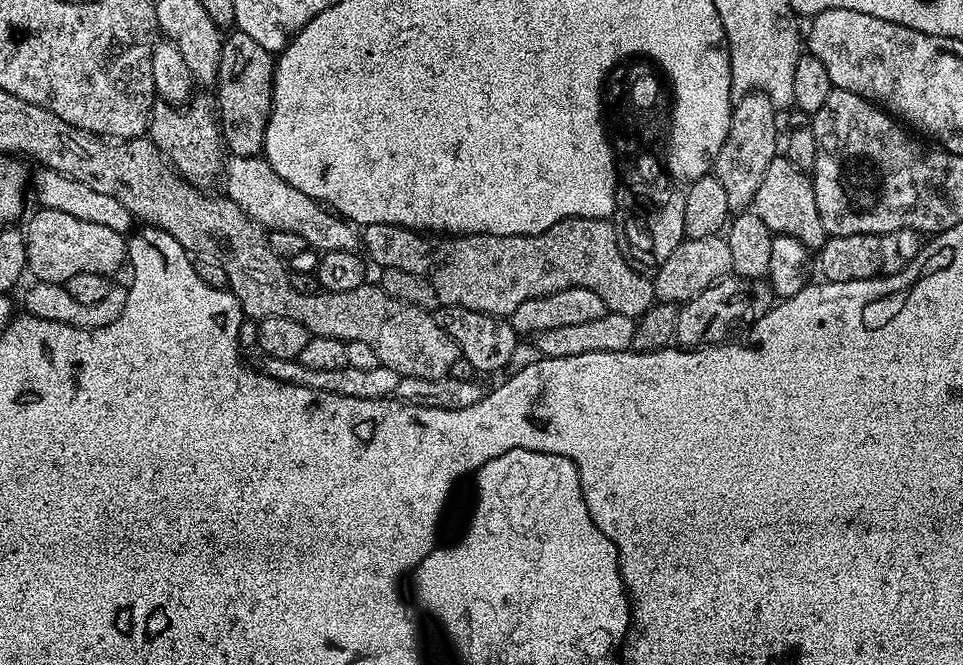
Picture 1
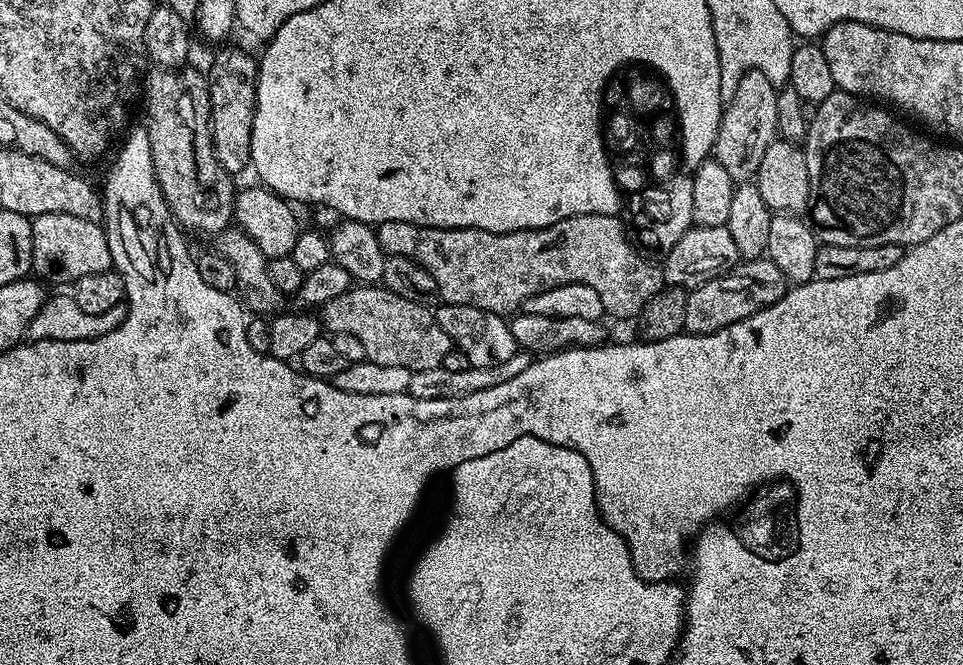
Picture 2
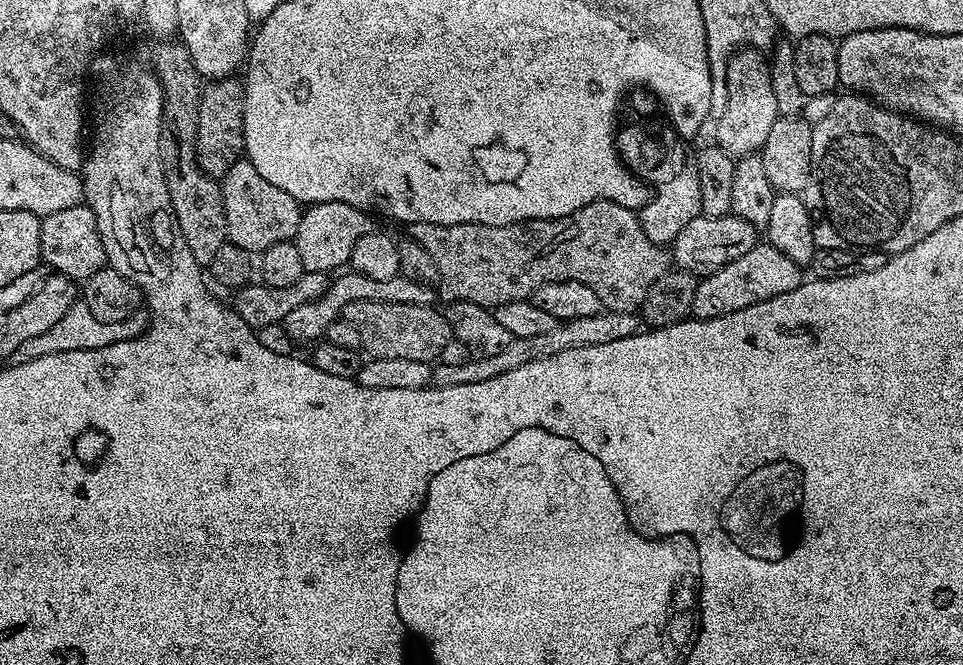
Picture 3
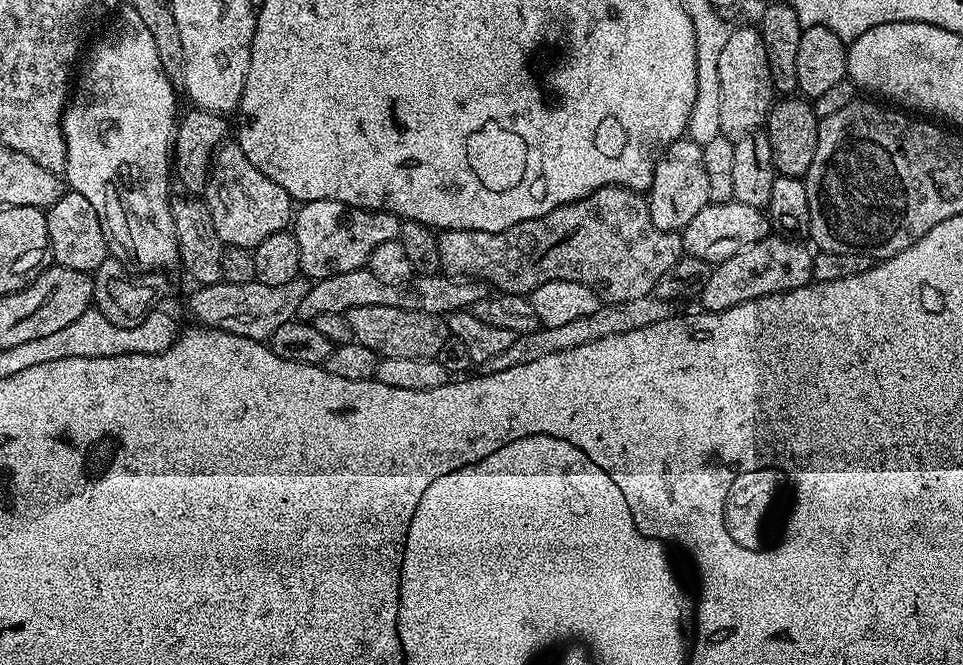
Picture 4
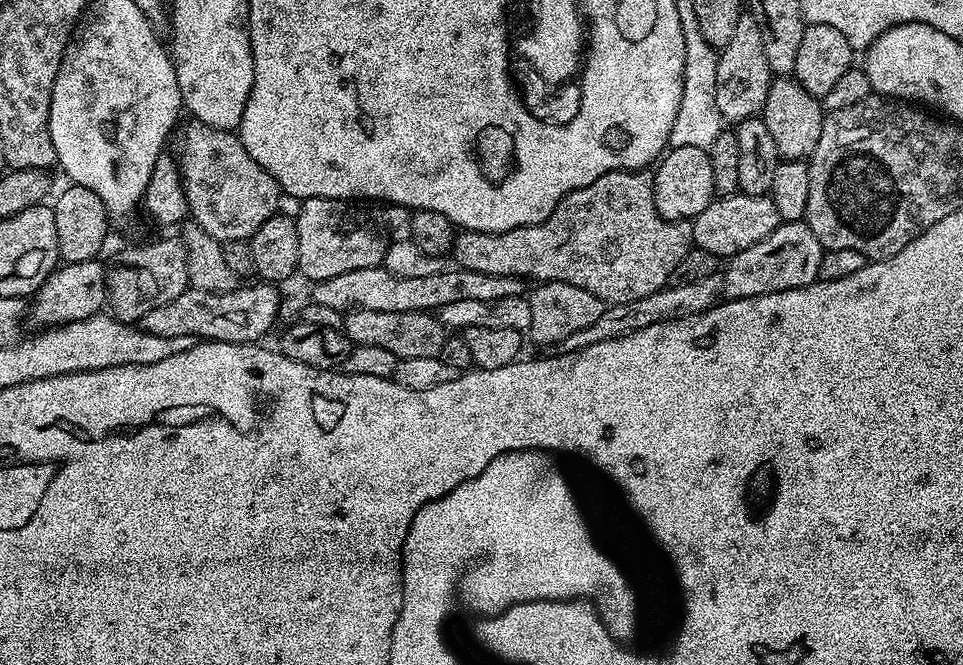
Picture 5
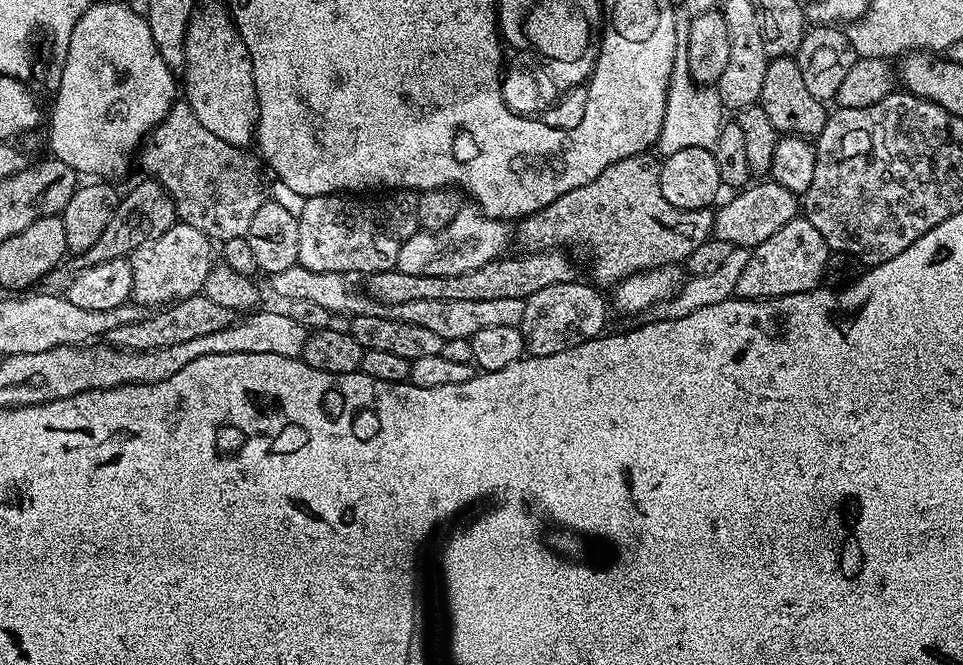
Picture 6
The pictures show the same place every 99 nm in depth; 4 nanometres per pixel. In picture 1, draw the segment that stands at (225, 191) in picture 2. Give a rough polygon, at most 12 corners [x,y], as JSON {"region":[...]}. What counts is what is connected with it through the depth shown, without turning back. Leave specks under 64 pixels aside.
{"region":[[211,95],[158,102],[146,135],[188,184],[221,179]]}

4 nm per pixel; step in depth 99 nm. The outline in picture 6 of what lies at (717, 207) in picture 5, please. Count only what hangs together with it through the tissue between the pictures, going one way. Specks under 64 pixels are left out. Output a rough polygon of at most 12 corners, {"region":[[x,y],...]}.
{"region":[[771,178],[715,209],[715,239],[749,250],[798,216]]}

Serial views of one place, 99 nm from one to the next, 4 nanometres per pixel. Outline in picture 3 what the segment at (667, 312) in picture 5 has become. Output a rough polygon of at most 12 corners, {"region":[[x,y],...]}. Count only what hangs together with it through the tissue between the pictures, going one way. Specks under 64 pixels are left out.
{"region":[[602,310],[513,338],[494,358],[437,363],[441,388],[466,386],[526,362],[582,346],[606,346],[641,331],[636,312]]}

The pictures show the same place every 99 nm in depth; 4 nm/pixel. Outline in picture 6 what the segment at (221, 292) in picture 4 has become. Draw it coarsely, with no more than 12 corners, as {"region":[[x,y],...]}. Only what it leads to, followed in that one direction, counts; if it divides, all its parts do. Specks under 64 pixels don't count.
{"region":[[197,294],[110,330],[111,347],[162,350],[226,330],[234,314]]}

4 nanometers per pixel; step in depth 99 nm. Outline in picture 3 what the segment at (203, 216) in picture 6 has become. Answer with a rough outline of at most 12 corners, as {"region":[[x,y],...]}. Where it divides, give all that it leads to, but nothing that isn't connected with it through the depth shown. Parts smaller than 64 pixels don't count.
{"region":[[247,159],[222,177],[227,243],[295,241],[301,201]]}

